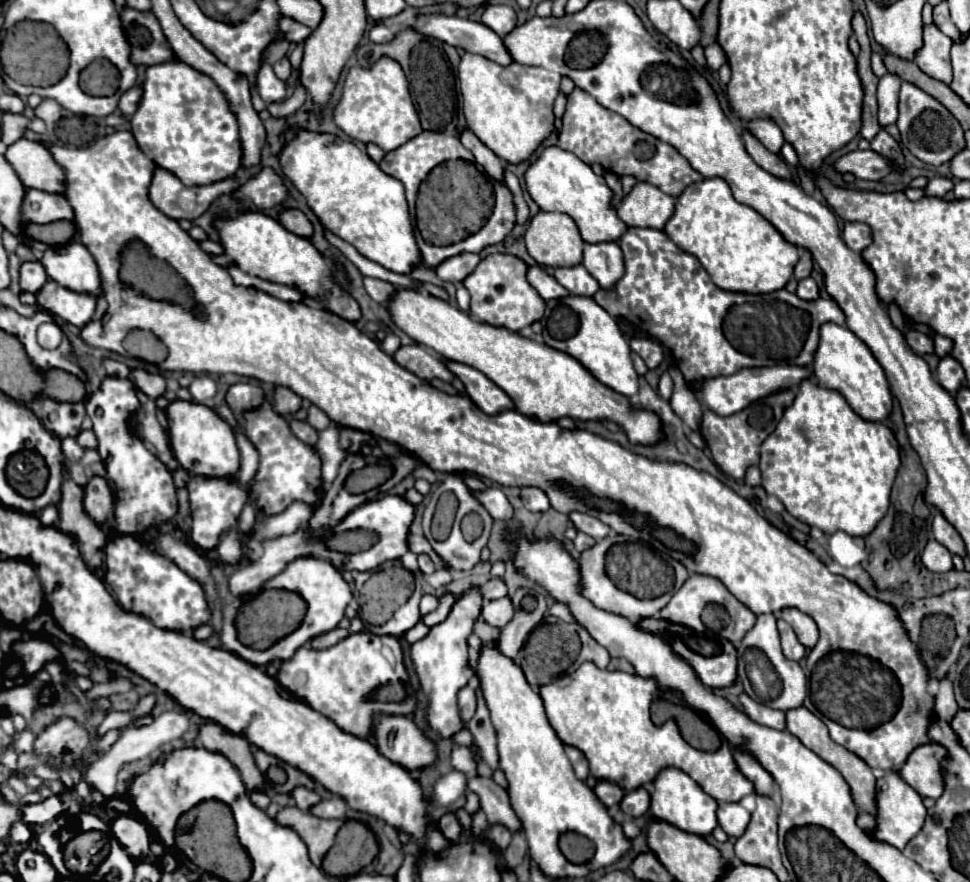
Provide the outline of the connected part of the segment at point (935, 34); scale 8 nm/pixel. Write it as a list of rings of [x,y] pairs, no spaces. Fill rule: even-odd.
[[[936,25],[924,27],[924,47],[914,57],[914,63],[930,77],[950,83],[952,67],[950,67],[950,47],[952,39],[944,35]]]

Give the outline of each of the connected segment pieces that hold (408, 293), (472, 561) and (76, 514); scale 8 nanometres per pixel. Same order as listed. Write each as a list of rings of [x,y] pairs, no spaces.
[[[398,289],[388,303],[392,321],[410,335],[416,343],[432,347],[440,357],[470,365],[494,381],[514,403],[514,407],[538,421],[556,421],[560,417],[572,419],[612,419],[624,427],[632,443],[656,443],[660,433],[660,419],[652,411],[630,411],[628,399],[594,379],[574,357],[556,351],[544,343],[528,339],[520,333],[510,333],[502,327],[492,327],[474,321],[458,307],[440,301],[426,291]]]
[[[460,511],[456,515],[456,521],[454,521],[454,527],[452,527],[452,533],[448,539],[444,541],[436,541],[430,537],[430,545],[434,547],[434,551],[454,569],[472,569],[478,561],[480,561],[480,551],[486,543],[468,543],[462,535],[462,529],[460,529],[460,521],[462,521],[464,513]]]
[[[66,479],[62,485],[62,501],[58,505],[58,529],[78,539],[78,545],[82,547],[82,559],[86,559],[88,567],[100,567],[104,559],[102,551],[106,545],[106,533],[100,525],[94,523],[94,519],[86,515],[82,499],[84,489],[72,479]]]

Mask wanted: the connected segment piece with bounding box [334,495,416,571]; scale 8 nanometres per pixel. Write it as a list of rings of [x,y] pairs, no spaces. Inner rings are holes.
[[[386,495],[378,501],[372,501],[372,503],[364,503],[360,507],[356,507],[352,513],[348,513],[340,525],[334,529],[334,531],[348,531],[348,529],[360,529],[360,527],[366,527],[366,529],[372,529],[380,535],[378,543],[374,547],[370,547],[368,551],[362,551],[358,555],[344,555],[342,559],[338,557],[338,565],[342,565],[344,569],[356,569],[356,571],[370,571],[370,569],[376,569],[378,565],[382,565],[384,561],[392,561],[392,559],[400,559],[406,551],[408,551],[408,531],[410,531],[410,525],[414,521],[414,505],[402,497],[402,495]]]

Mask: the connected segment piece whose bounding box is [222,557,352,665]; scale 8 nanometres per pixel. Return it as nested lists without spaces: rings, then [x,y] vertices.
[[[298,557],[292,563],[288,563],[288,567],[278,573],[274,579],[268,581],[270,589],[286,589],[286,591],[296,591],[306,603],[306,615],[300,623],[300,627],[296,631],[292,631],[290,635],[286,635],[286,639],[280,639],[278,643],[274,643],[274,647],[270,647],[270,651],[246,651],[246,647],[242,647],[242,643],[238,643],[238,639],[222,639],[224,647],[236,655],[240,655],[244,661],[252,663],[252,665],[268,665],[274,659],[290,659],[298,647],[302,647],[306,641],[334,629],[340,619],[344,617],[344,609],[346,605],[352,601],[352,591],[350,585],[342,579],[340,571],[324,559],[316,559],[316,557]]]

